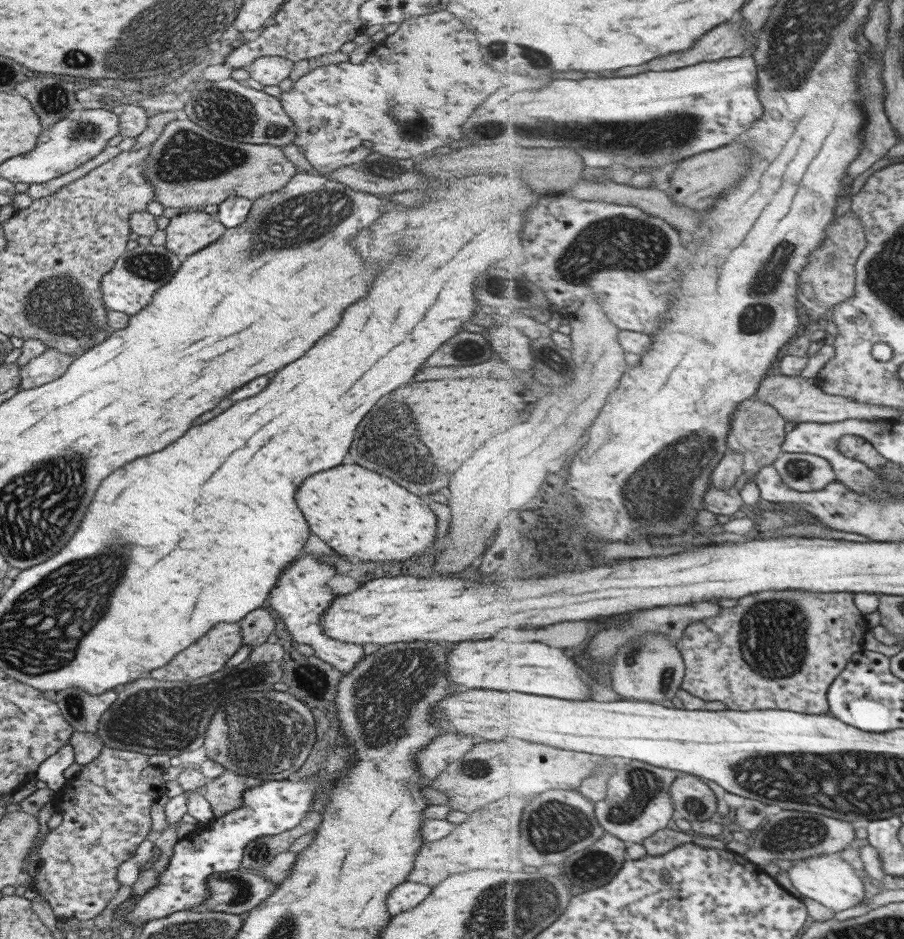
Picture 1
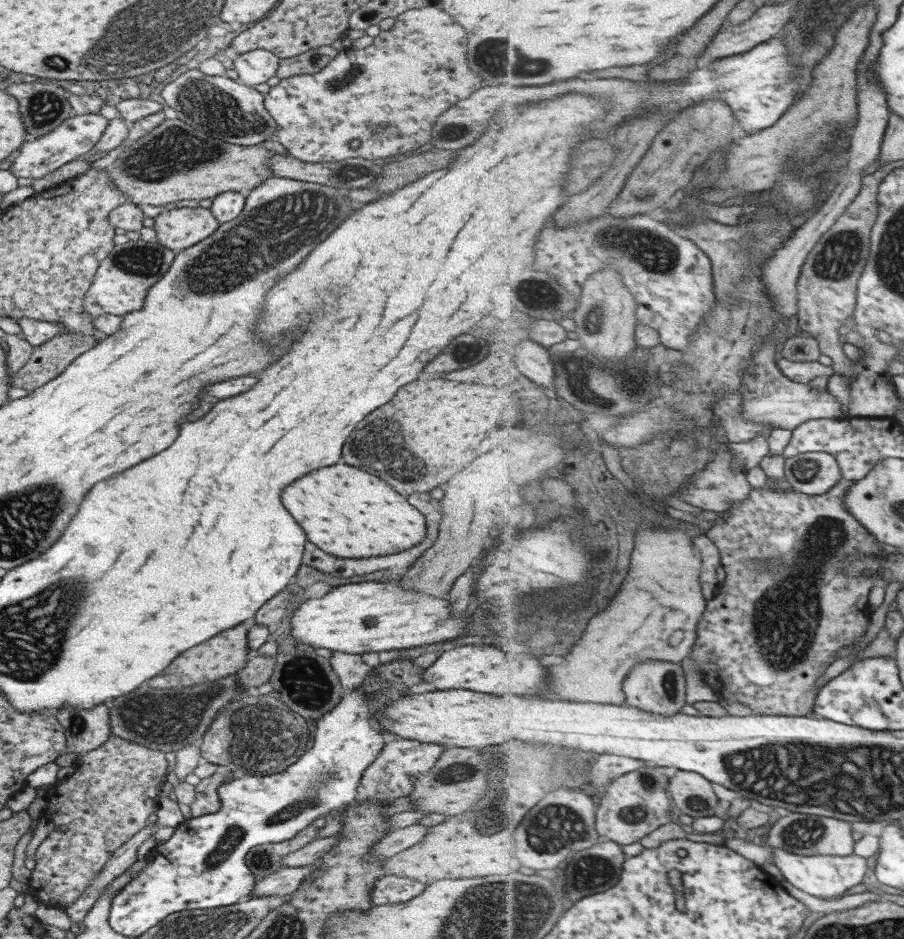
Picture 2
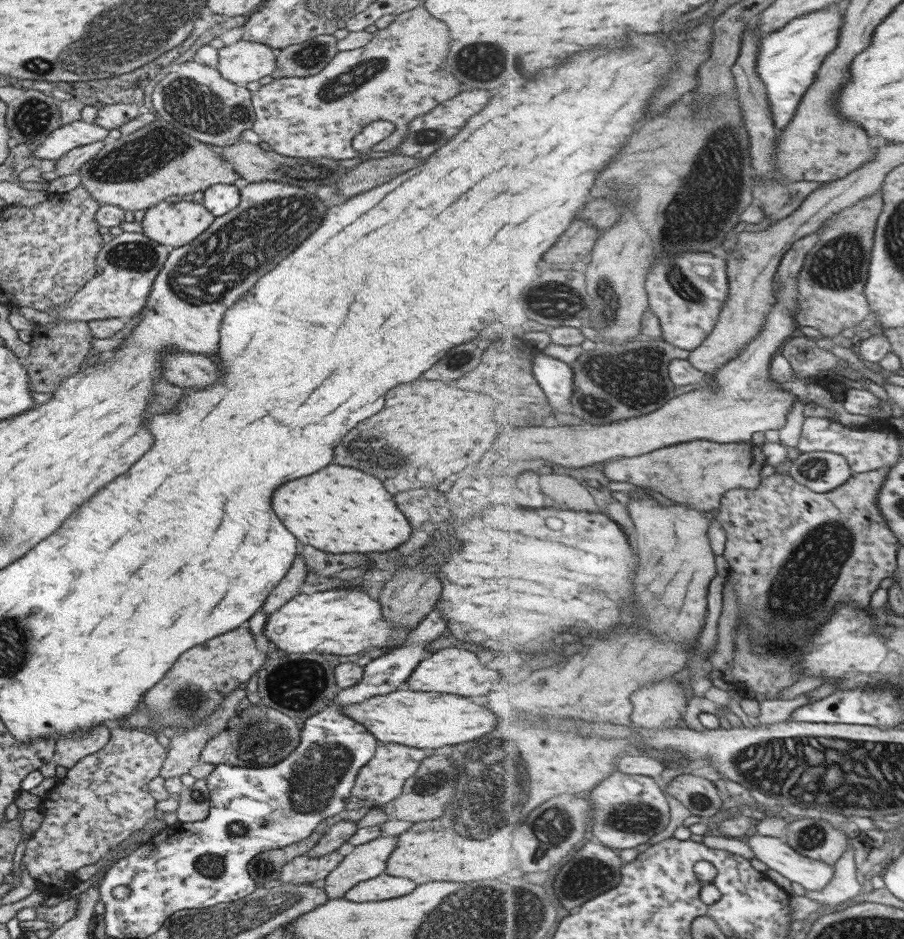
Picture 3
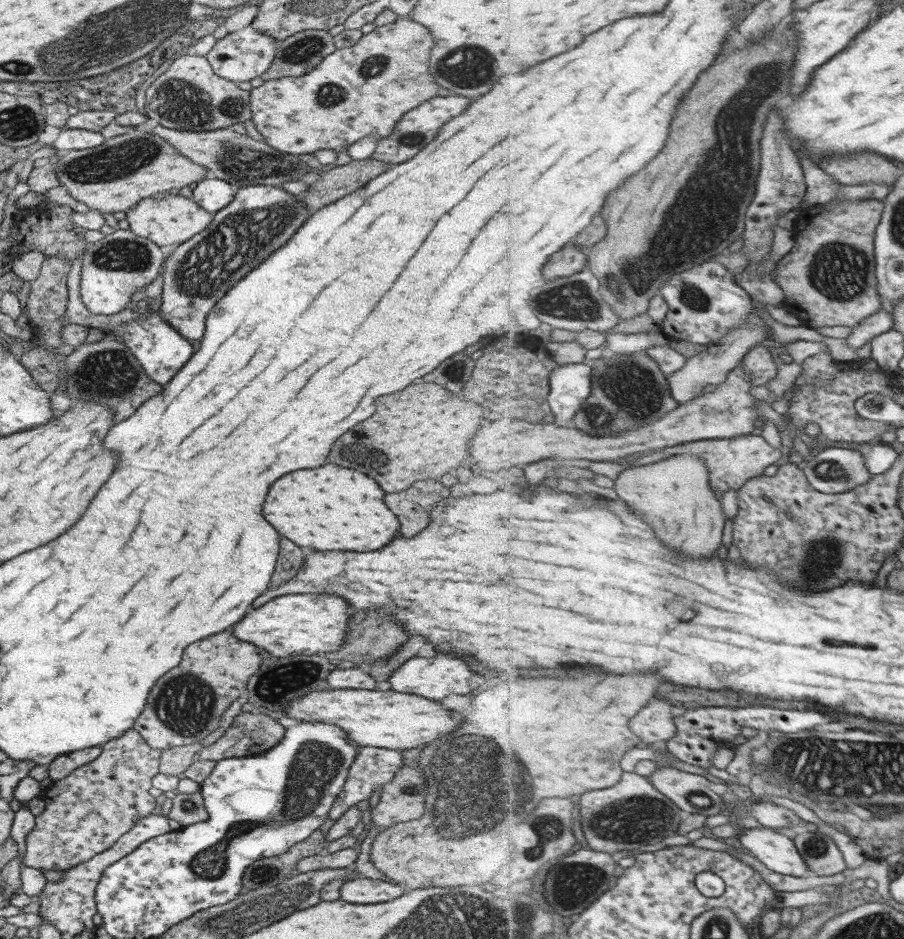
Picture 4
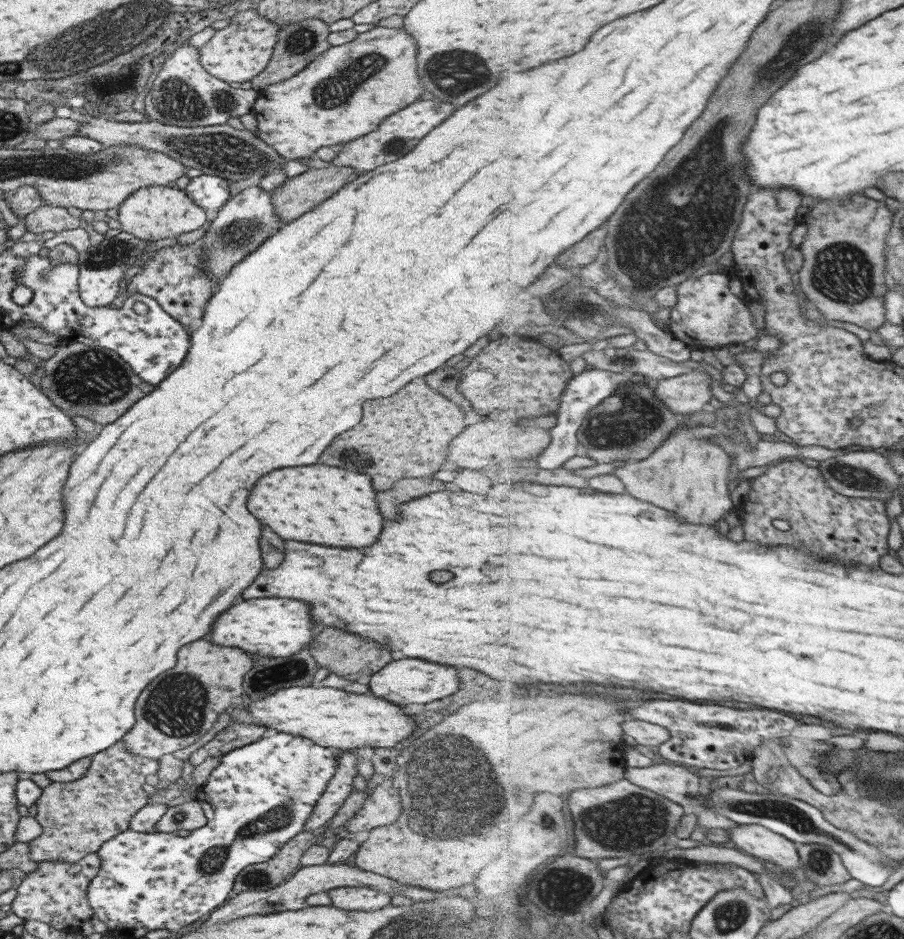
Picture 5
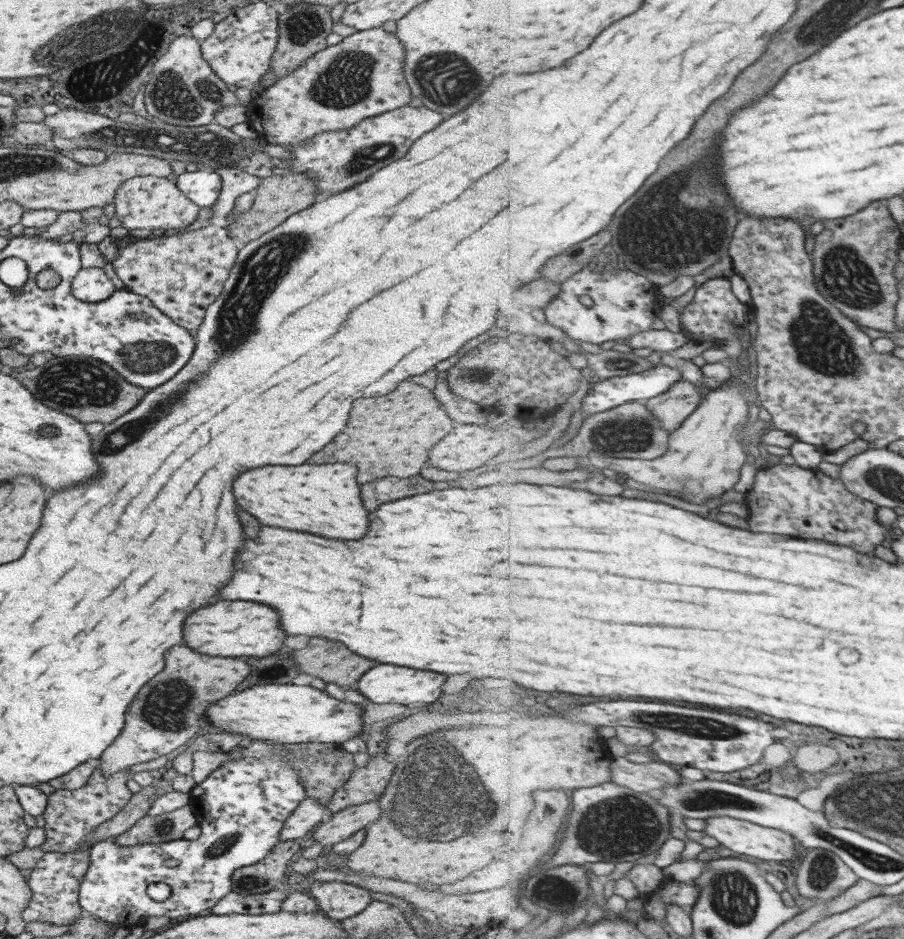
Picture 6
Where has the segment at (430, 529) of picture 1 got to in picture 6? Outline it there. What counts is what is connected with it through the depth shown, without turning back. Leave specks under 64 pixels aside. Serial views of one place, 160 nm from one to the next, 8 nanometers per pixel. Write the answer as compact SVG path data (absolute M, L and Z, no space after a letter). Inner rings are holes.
M344 462L324 466L262 466L234 480L234 498L242 510L266 526L312 532L326 538L358 540L368 530L368 512L360 500L356 472L352 464Z

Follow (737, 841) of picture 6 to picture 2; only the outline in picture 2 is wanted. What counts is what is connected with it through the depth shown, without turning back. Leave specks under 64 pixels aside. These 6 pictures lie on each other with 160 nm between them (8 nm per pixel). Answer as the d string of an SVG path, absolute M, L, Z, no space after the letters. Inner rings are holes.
M773 848L773 862L781 869L783 876L798 889L824 900L836 900L844 897L848 890L858 884L864 884L868 872L867 858L856 853L850 856L820 854L804 856L794 854L786 849Z

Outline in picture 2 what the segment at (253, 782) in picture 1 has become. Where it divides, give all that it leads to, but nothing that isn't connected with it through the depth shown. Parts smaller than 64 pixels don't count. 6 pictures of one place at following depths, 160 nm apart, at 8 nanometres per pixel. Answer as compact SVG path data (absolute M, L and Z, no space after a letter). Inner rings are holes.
M220 769L212 776L202 779L195 786L195 799L189 804L189 815L198 818L217 811L221 804L217 793L218 787L232 777L231 771Z

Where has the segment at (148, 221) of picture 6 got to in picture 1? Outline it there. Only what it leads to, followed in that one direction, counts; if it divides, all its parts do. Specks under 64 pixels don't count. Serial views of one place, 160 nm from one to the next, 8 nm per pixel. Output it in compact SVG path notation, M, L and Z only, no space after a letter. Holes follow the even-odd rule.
M199 210L172 217L165 229L165 247L185 258L218 240L227 229L215 215Z

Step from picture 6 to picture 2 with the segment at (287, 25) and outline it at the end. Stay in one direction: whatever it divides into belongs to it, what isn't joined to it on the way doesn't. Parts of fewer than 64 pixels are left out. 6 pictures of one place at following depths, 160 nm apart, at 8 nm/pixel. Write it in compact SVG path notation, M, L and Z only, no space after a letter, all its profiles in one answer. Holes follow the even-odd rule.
M331 45L310 47L292 58L280 59L276 77L285 79L295 75L310 75L323 70L339 53Z

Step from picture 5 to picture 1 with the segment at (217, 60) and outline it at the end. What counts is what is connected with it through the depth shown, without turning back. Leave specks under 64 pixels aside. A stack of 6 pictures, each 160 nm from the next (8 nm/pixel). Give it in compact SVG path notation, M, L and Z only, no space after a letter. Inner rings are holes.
M266 55L256 58L246 70L256 82L266 85L278 85L284 78L290 77L294 62L281 56Z

